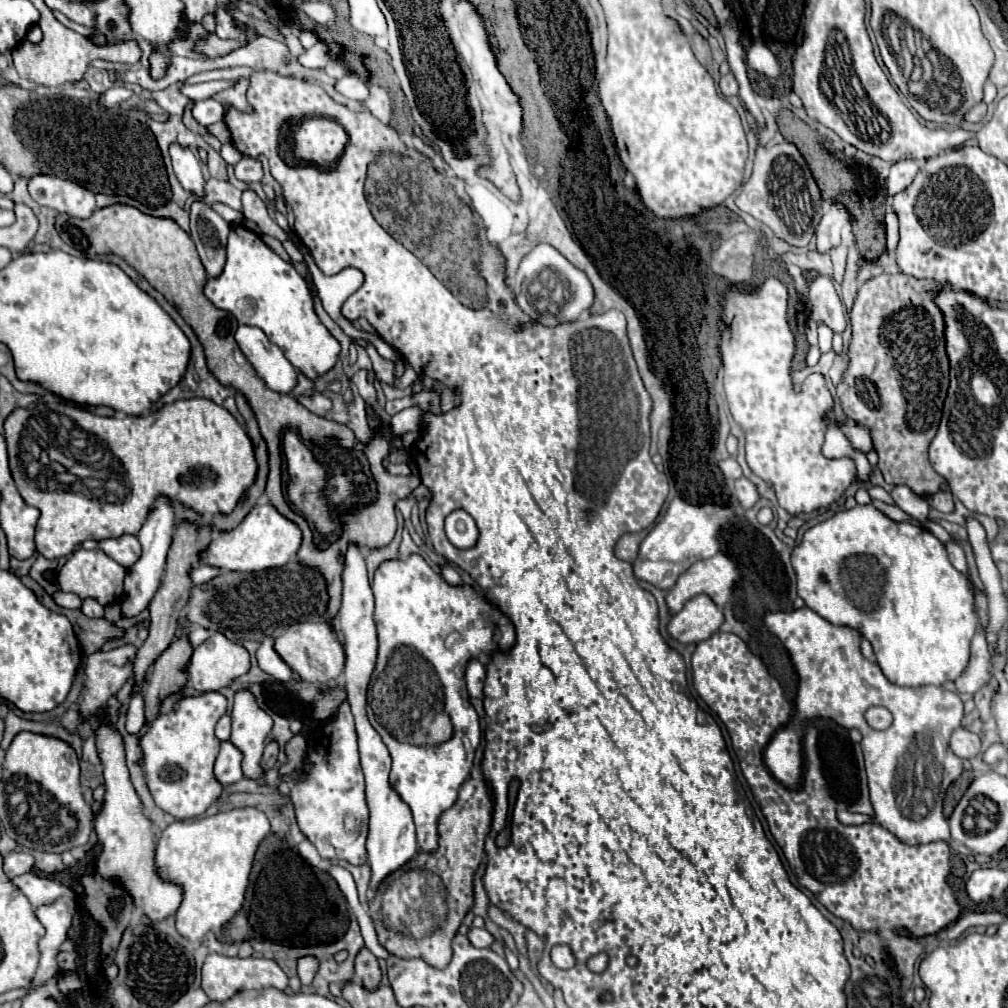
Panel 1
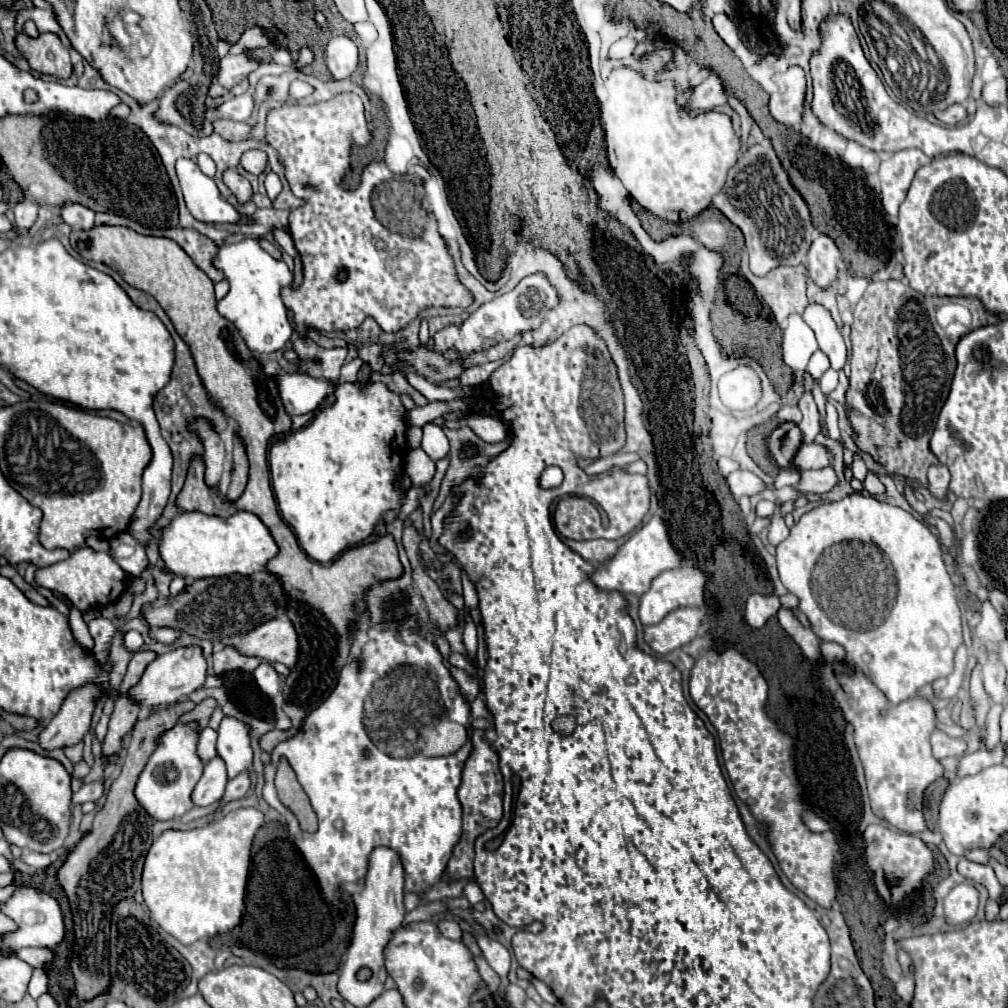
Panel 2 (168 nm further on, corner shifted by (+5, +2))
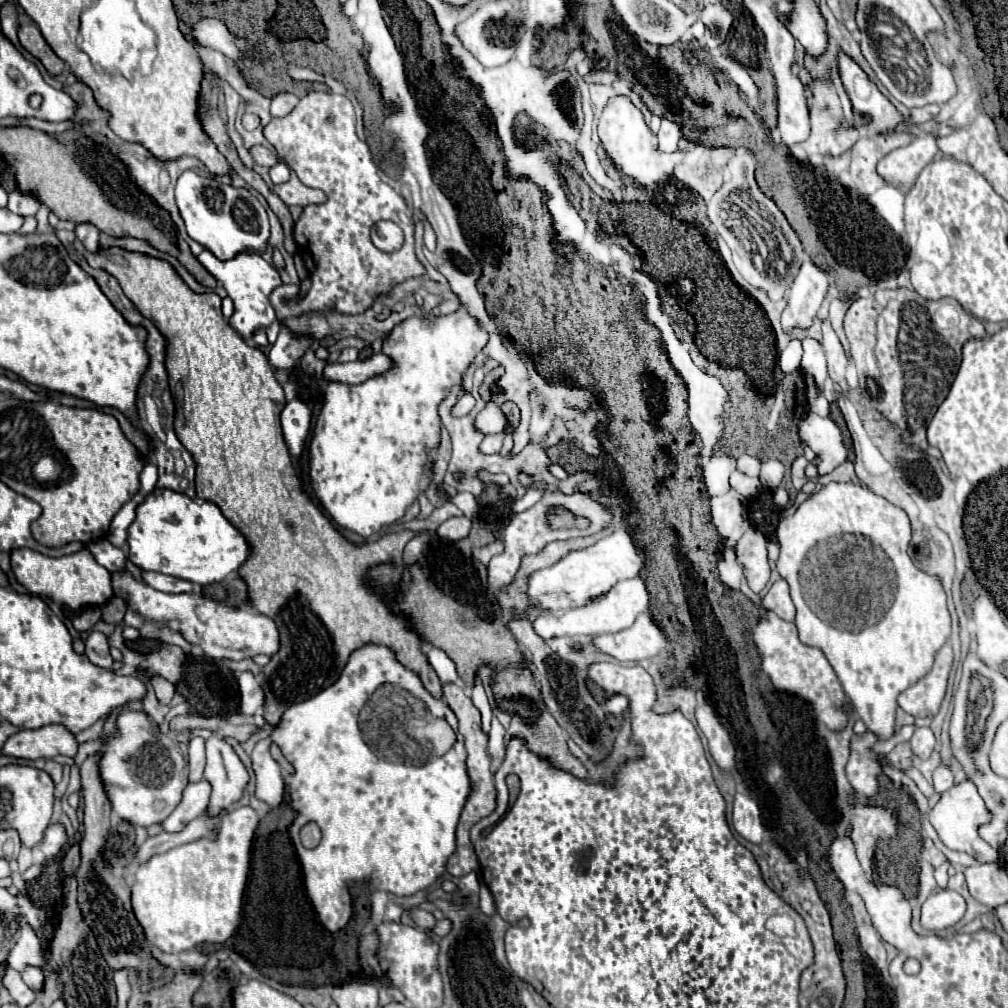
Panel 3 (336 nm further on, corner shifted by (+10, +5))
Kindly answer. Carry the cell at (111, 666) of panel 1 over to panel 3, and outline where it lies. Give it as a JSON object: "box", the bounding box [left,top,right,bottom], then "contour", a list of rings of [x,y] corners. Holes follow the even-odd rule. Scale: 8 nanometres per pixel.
{"box":[3,725,77,759],"contour":[[[47,725],[35,731],[19,731],[11,735],[3,749],[3,755],[17,759],[41,759],[55,755],[77,755],[75,737],[63,725]]]}

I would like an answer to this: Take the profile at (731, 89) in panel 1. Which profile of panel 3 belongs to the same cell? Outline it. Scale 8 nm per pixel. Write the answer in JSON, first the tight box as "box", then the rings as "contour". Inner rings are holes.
{"box":[657,121,681,151],"contour":[[[661,121],[661,129],[657,133],[659,139],[659,149],[661,151],[675,151],[677,149],[677,141],[681,139],[681,127],[677,123],[671,121]]]}

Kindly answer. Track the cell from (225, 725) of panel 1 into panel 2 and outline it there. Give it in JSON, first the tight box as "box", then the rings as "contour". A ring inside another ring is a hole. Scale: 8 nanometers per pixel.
{"box":[198,726,218,762],"contour":[[[206,726],[202,732],[200,732],[200,740],[198,740],[198,756],[206,762],[210,758],[216,756],[216,738],[218,738],[218,732],[210,726]]]}

